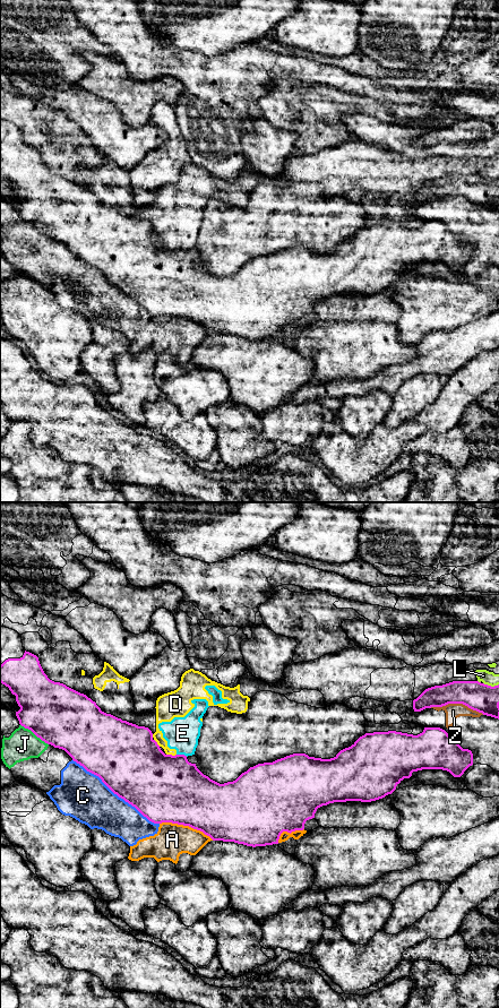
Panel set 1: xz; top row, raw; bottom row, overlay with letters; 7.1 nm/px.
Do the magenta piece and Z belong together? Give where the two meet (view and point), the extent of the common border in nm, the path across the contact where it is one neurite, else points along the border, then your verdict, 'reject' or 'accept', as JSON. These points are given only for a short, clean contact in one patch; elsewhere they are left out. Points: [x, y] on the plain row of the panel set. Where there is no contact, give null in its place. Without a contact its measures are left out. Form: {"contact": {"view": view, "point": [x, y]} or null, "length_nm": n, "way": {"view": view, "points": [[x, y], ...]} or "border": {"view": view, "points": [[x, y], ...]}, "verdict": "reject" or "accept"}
{"contact": {"view": "xz", "point": [457, 196]}, "length_nm": 380, "verdict": "reject"}

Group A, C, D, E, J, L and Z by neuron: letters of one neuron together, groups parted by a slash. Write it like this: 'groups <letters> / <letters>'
groups A C J / D E L / Z

